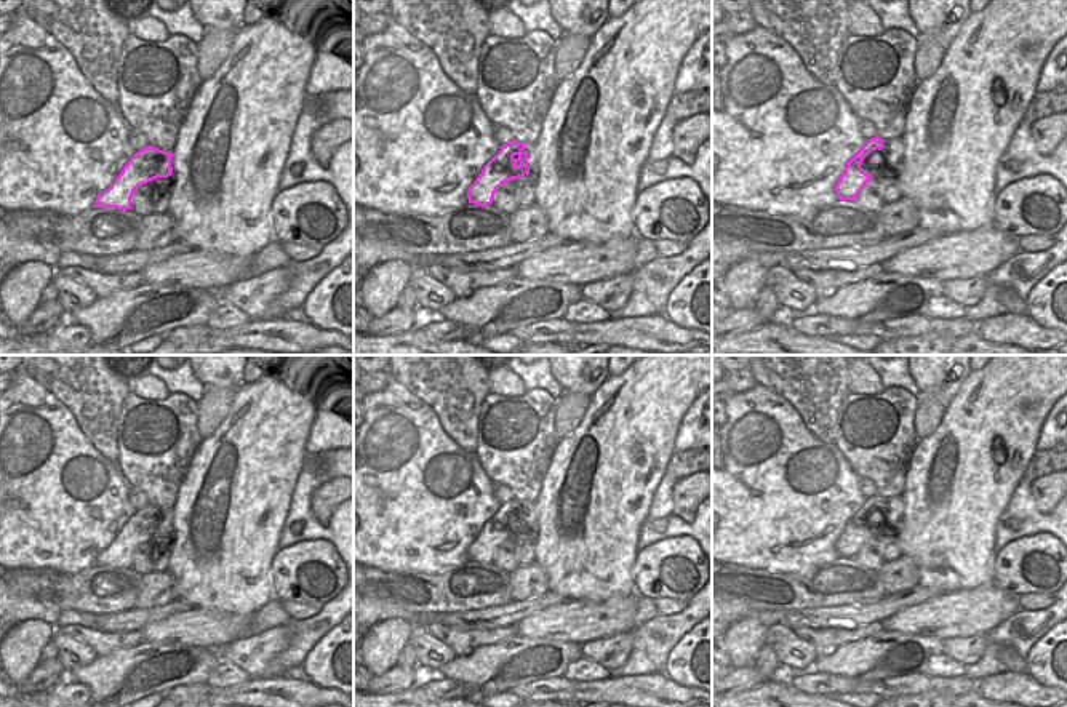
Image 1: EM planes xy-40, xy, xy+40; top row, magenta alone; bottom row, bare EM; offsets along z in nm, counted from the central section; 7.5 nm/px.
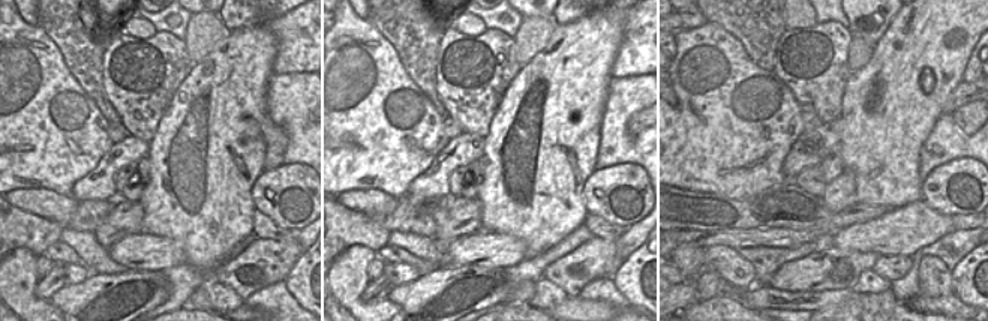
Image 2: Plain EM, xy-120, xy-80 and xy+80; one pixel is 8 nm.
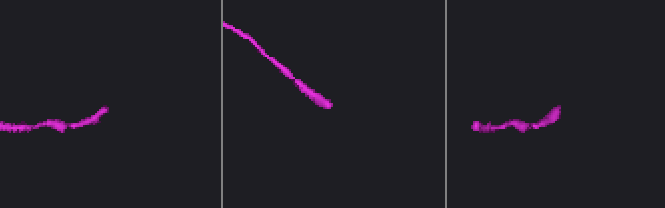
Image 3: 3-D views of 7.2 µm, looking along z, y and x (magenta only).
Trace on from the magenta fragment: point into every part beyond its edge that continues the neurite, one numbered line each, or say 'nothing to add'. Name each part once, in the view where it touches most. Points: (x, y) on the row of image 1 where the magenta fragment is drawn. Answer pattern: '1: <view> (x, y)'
1: xy+40 (887, 160)

